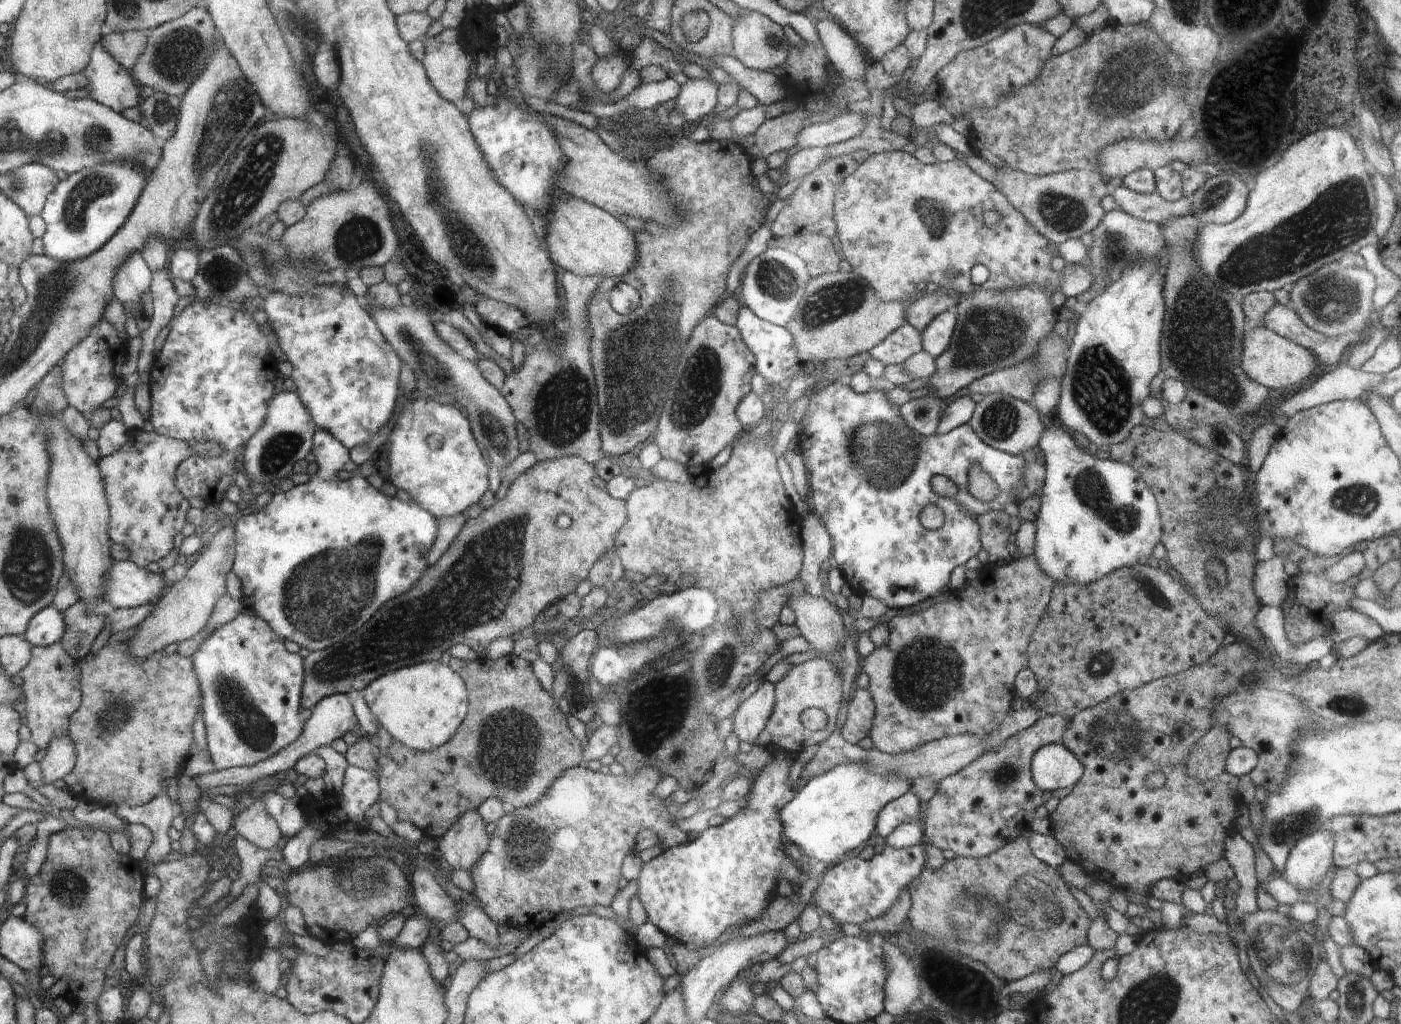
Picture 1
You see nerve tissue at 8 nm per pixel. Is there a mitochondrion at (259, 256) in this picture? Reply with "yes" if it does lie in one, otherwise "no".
yes

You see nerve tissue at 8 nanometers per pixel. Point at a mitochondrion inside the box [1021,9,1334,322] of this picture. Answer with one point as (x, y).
(1135, 75)

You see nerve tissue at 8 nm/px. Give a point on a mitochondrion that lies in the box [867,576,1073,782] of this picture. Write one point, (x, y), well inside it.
(922, 677)

